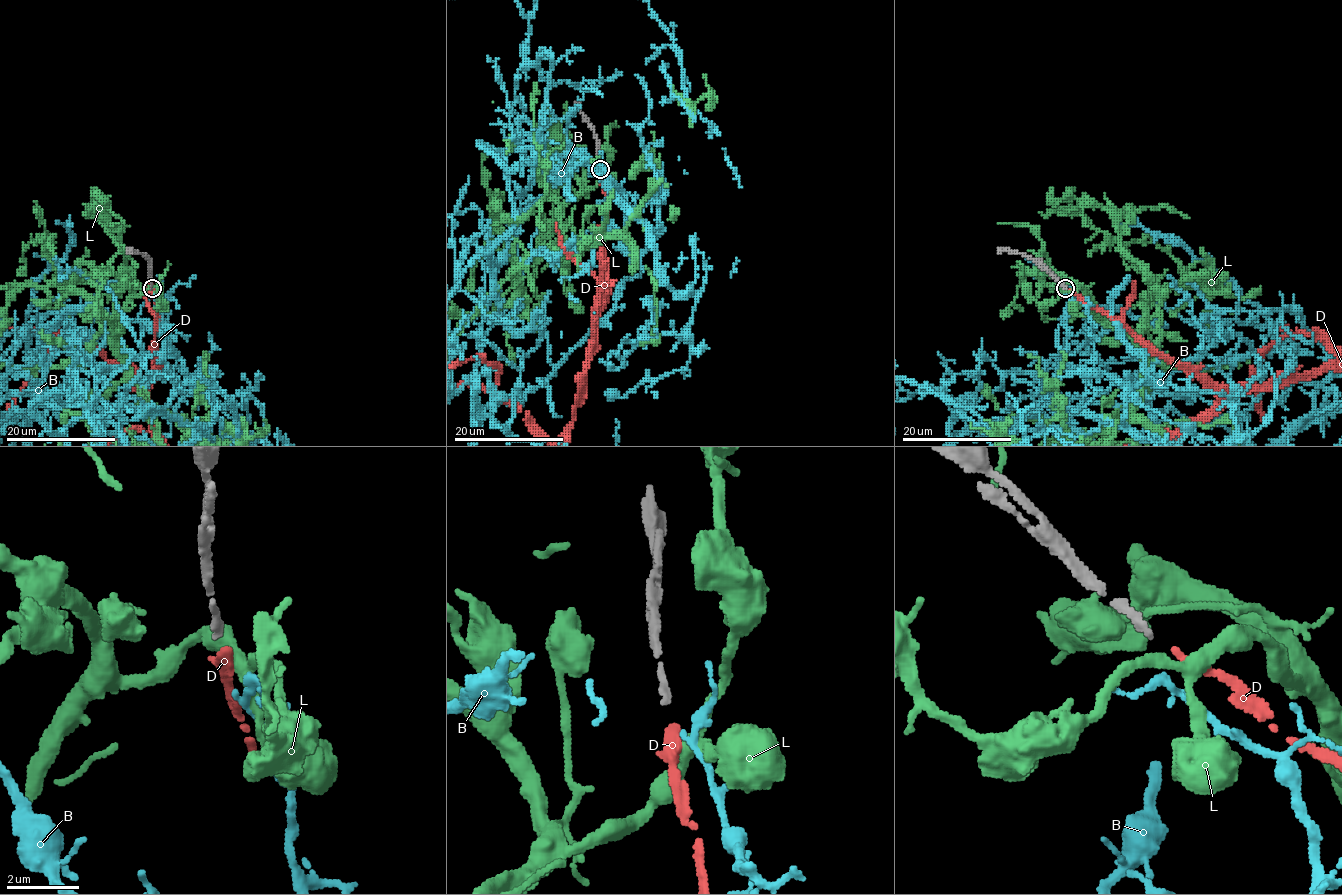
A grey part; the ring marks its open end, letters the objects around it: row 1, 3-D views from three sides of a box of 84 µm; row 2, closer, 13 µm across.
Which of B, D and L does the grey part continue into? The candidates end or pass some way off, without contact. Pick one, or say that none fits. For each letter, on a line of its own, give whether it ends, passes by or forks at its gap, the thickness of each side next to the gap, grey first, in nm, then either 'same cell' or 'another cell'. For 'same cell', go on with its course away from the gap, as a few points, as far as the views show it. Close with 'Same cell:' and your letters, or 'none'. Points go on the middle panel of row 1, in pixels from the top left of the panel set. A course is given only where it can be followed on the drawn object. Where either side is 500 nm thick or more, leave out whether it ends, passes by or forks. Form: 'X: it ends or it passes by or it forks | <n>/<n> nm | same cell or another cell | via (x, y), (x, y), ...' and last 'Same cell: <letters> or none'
B: it forks | 200/170 nm | another cell
D: it ends | 200/280 nm | same cell
L: it forks | 200/240 nm | another cell
Same cell: D

